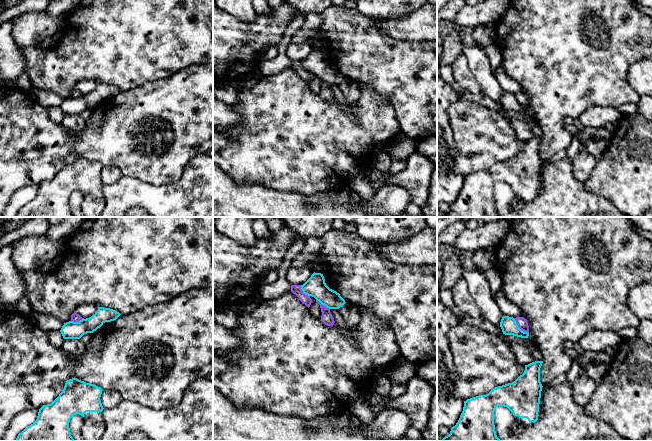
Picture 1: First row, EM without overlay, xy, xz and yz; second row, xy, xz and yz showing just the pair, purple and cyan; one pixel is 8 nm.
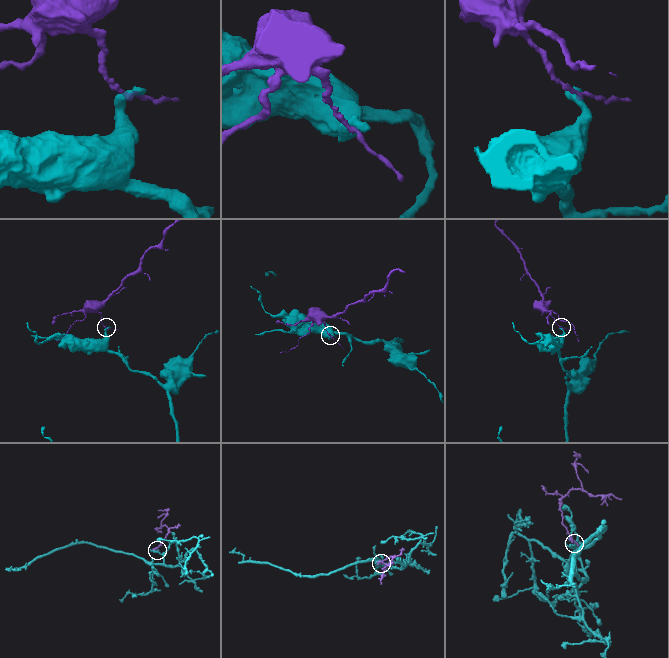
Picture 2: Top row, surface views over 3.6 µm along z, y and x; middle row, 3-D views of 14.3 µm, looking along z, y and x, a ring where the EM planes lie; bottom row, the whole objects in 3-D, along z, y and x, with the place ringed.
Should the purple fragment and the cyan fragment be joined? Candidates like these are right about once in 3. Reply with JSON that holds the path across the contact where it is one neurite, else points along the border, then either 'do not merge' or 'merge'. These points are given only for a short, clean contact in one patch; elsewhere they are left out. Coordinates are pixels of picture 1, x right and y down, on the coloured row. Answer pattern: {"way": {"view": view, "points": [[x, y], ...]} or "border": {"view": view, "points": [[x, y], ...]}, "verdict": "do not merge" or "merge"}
{"border": {"view": "yz", "points": [[513, 318], [516, 324], [528, 333]]}, "verdict": "do not merge"}

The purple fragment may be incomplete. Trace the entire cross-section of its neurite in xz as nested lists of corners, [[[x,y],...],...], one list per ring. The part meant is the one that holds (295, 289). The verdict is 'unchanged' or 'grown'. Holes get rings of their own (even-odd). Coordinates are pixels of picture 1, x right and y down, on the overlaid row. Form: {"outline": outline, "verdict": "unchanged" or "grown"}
{"outline": [[[291,285],[291,292],[295,294],[299,298],[299,300],[308,308],[310,307],[312,300],[310,296],[303,293],[301,285]]], "verdict": "unchanged"}

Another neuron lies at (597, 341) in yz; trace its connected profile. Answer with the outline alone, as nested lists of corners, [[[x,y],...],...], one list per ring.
[[[592,330],[579,340],[579,344],[585,351],[600,353],[609,346],[617,346],[620,341],[621,338],[616,332]]]

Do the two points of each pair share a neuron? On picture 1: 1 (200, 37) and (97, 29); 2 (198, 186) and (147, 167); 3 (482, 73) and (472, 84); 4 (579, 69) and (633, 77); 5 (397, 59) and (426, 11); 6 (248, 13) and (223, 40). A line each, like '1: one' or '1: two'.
1: one
2: two
3: two
4: two
5: two
6: two

